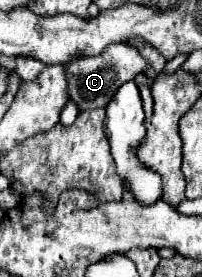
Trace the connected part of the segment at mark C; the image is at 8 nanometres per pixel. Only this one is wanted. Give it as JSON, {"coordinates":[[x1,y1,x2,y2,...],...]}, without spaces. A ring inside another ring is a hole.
{"coordinates":[[117,44,109,46,101,52,101,56,93,58,77,58,77,62,69,62,69,94,71,100,77,102,79,110,93,110,93,108,105,108,117,88,125,84,127,80,133,80,139,72,151,68,151,62,141,56,139,48,131,44]]}

